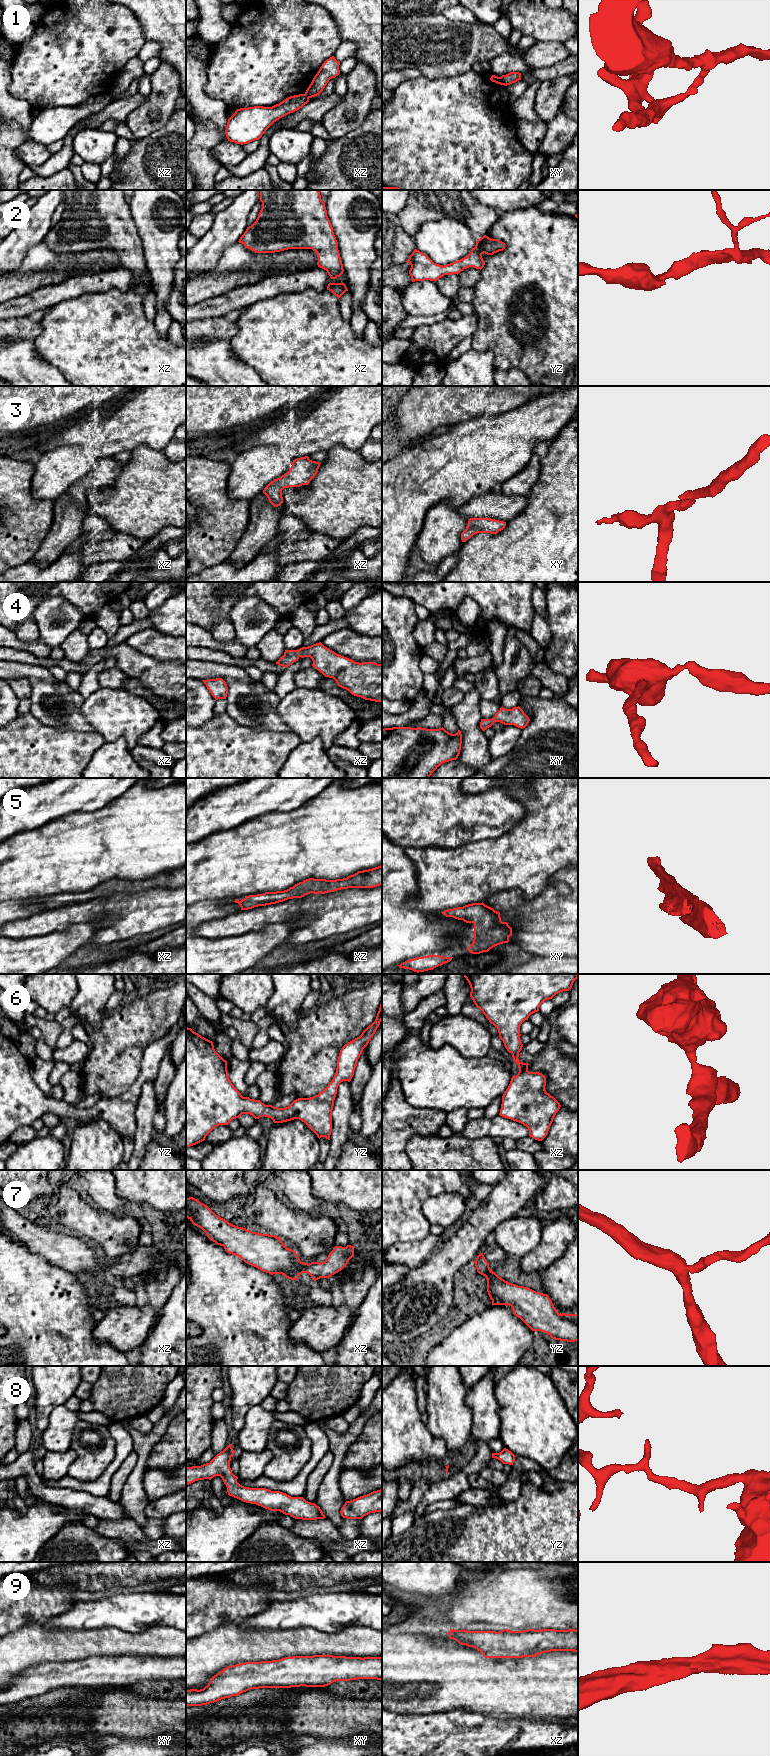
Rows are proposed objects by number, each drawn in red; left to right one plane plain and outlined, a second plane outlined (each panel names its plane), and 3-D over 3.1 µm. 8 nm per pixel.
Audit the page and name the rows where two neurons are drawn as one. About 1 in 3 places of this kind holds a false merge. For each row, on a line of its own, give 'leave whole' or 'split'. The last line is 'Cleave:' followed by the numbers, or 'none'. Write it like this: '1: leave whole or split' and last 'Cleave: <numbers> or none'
1: split
2: leave whole
3: leave whole
4: leave whole
5: leave whole
6: leave whole
7: leave whole
8: leave whole
9: leave whole
Cleave: 1

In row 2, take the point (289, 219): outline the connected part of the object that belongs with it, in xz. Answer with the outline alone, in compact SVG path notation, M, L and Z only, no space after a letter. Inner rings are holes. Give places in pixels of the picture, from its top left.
M259 190L262 208L256 221L247 227L240 237L239 243L255 253L275 253L288 249L312 249L318 257L318 267L327 271L331 279L340 277L343 264L338 250L338 242L333 232L332 225L327 216L325 203L318 190Z

